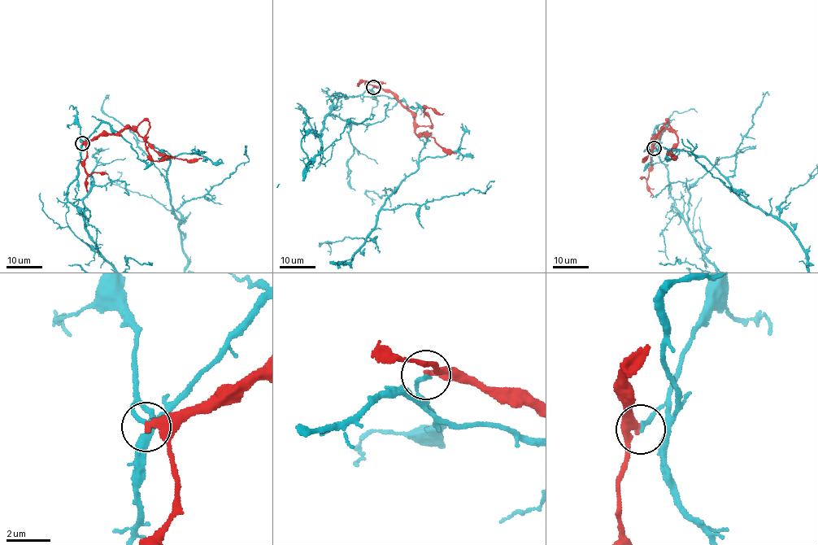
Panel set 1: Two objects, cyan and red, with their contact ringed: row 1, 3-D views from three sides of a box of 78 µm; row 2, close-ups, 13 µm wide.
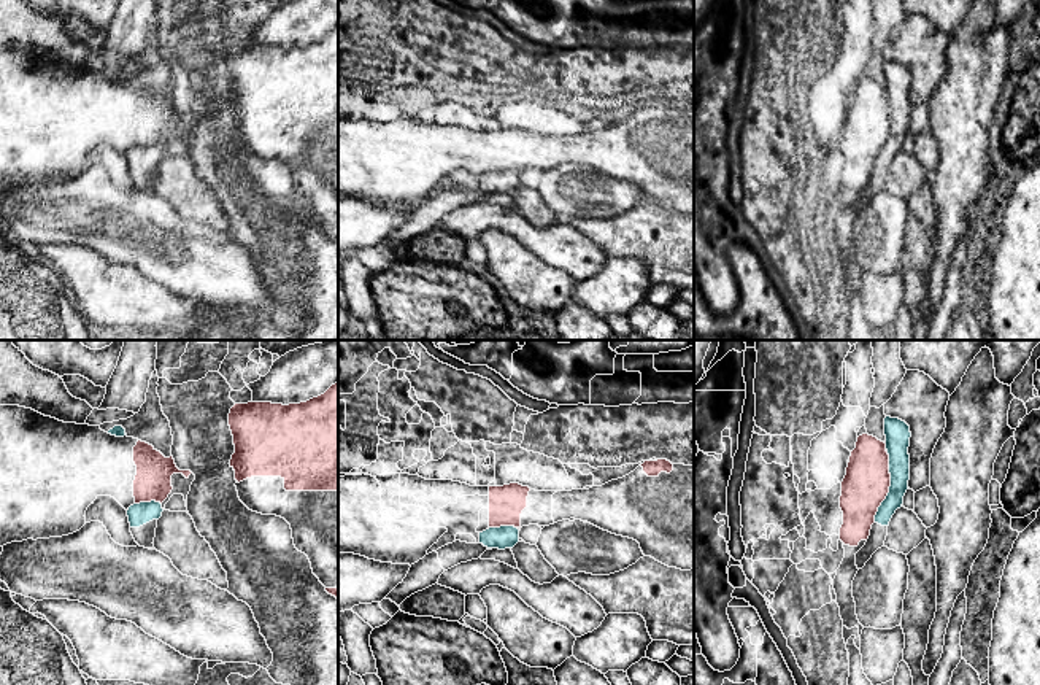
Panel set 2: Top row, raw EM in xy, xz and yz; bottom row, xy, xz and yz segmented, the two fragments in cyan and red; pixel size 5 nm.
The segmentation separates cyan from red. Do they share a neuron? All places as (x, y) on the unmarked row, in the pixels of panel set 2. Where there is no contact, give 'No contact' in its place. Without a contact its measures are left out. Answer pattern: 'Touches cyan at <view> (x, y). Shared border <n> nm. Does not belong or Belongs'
Touches cyan at yz (889, 131). Shared border 360 nm. Does not belong

